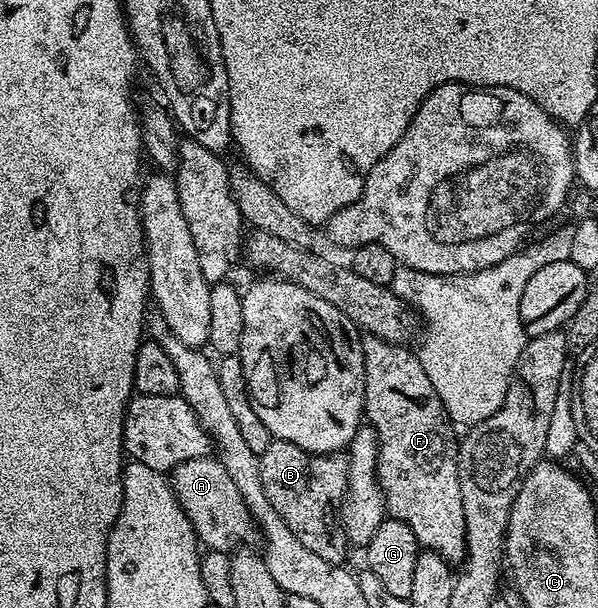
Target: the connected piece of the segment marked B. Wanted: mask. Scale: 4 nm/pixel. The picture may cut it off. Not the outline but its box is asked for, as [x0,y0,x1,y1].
[259,440,347,556]

